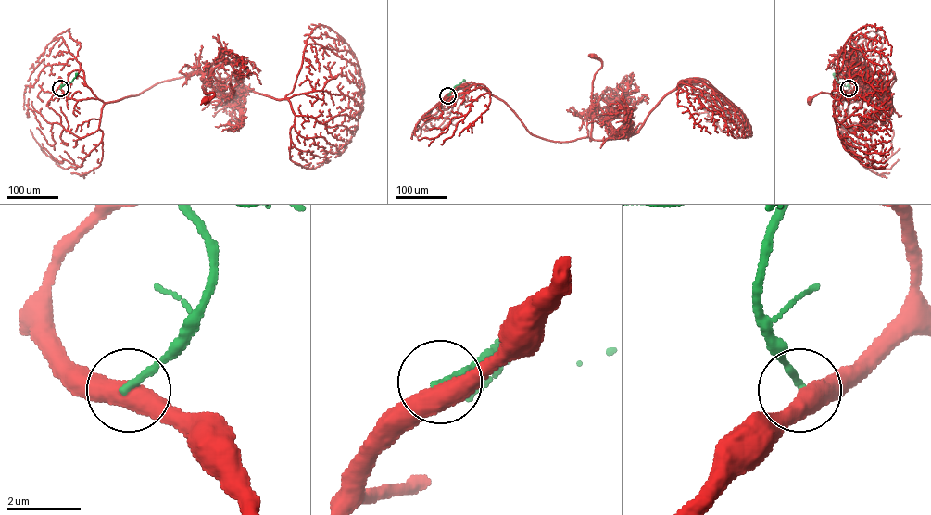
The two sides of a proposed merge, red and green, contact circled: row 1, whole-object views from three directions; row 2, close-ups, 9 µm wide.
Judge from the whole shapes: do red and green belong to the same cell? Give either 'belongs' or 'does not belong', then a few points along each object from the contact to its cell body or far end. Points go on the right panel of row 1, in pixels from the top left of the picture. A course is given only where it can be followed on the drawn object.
does not belong | red via (849, 88), (836, 99), (882, 95), (894, 72), (864, 89), (810, 99) | green via (849, 88), (848, 84), (845, 86), (837, 81), (834, 74)

